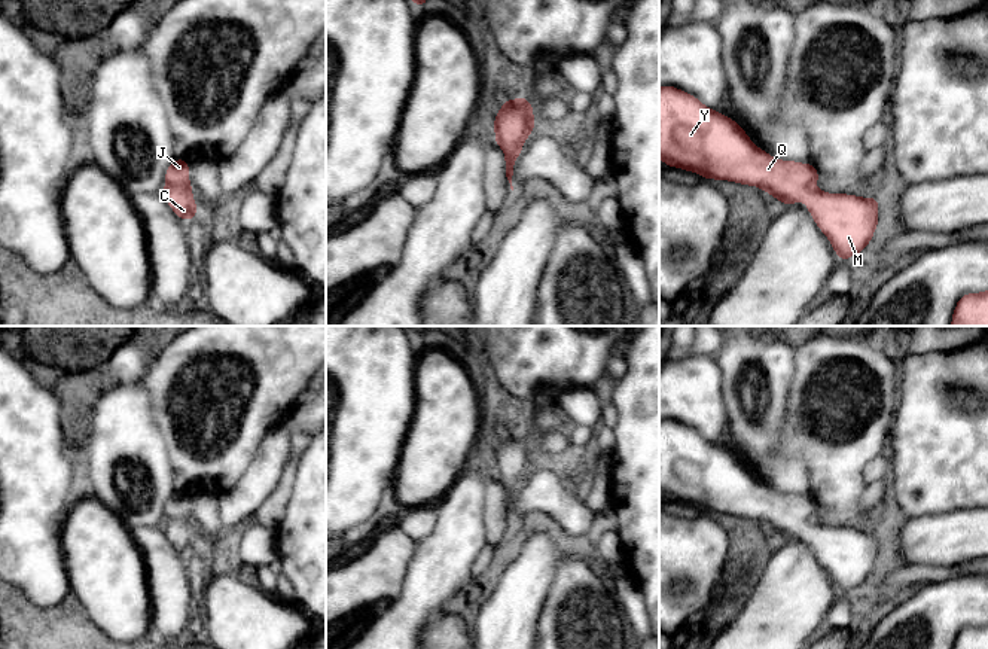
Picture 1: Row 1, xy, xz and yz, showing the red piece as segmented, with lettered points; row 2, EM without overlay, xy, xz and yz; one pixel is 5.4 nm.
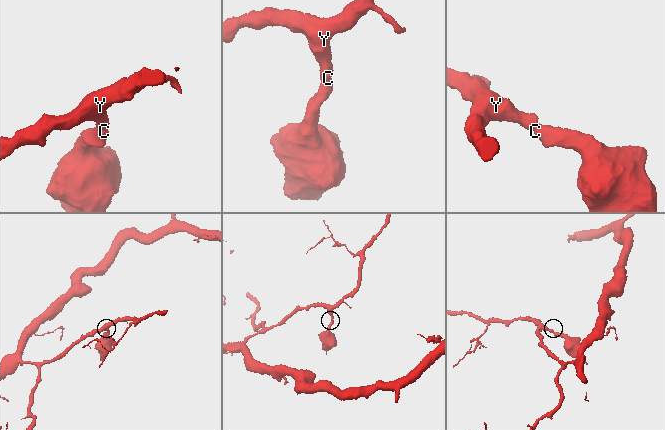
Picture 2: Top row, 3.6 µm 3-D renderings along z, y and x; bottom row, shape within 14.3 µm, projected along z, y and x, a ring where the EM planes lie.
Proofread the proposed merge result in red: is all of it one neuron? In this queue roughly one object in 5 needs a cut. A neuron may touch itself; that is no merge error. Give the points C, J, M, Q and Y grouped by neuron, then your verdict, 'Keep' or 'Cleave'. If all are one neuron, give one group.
Groups: C J M Q Y. Keep

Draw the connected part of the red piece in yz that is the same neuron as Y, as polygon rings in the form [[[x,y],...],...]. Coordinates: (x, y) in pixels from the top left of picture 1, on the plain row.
[[[670,418],[659,420],[659,493],[708,514],[760,521],[784,539],[802,533],[842,594],[863,585],[878,560],[878,530],[815,522],[815,499],[768,488],[734,453]]]

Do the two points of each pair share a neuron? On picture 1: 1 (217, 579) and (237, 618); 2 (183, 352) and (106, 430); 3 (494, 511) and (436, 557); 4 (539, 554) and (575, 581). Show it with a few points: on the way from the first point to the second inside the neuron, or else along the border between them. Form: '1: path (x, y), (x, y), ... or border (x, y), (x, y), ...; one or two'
1: path (219, 588), (228, 609); one
2: border (140, 381), (148, 392), (149, 408), (155, 421); two
3: border (488, 486), (484, 494), (487, 544); two
4: border (572, 548), (560, 563), (543, 600); two

